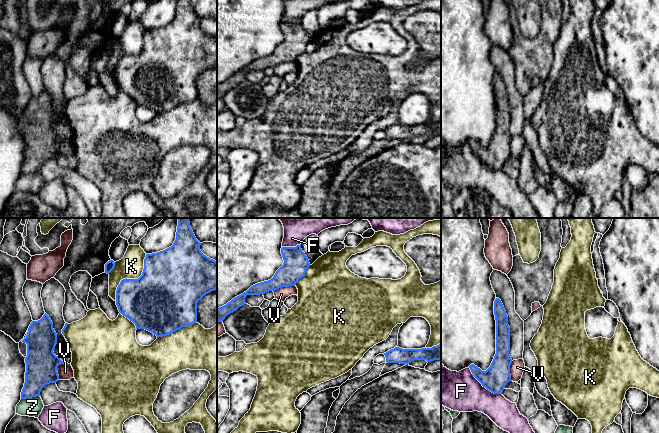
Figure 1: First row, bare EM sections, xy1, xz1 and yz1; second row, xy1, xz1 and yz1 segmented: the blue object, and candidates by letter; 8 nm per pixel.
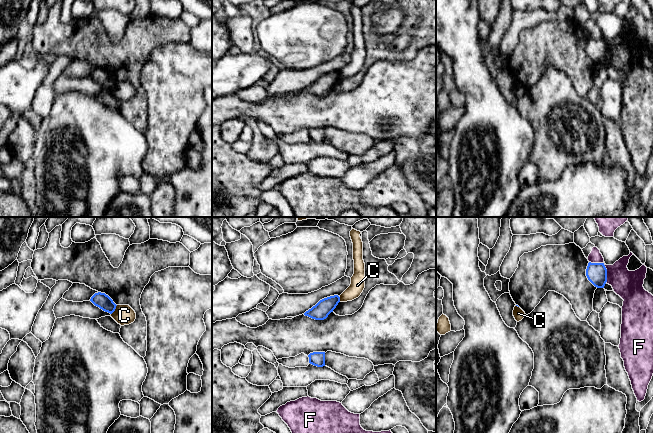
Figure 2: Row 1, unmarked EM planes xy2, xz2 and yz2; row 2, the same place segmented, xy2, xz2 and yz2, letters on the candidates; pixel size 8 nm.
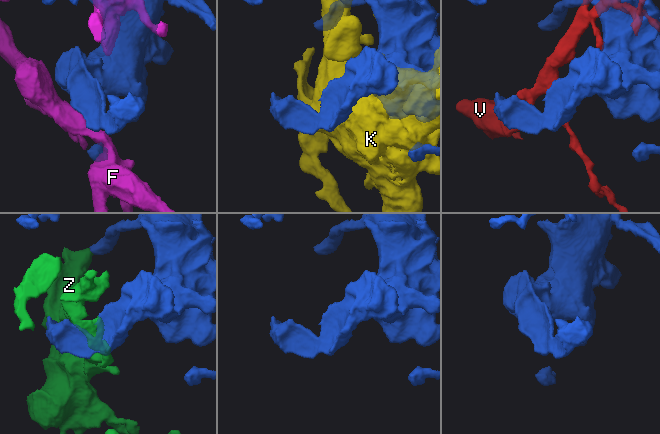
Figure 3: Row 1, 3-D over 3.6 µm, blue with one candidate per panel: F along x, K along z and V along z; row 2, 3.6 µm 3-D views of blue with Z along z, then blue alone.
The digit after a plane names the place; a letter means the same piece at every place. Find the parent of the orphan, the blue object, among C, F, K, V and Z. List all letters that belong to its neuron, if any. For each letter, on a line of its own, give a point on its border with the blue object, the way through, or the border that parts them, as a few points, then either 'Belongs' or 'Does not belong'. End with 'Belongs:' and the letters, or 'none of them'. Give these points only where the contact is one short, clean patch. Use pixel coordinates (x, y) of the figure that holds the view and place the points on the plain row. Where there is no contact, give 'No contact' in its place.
C: Touches blue at xy2 (114, 86). Boundary: xy2 (117, 81), (111, 90). Does not belong
F: Touches blue at yz1 (483, 162). Does not belong
K: Touches blue at xy1 (131, 55). Does not belong
V: Touches blue at xy1 (56, 144). Does not belong
Z: Touches blue at xy1 (30, 173). Belongs
Belongs: Z

